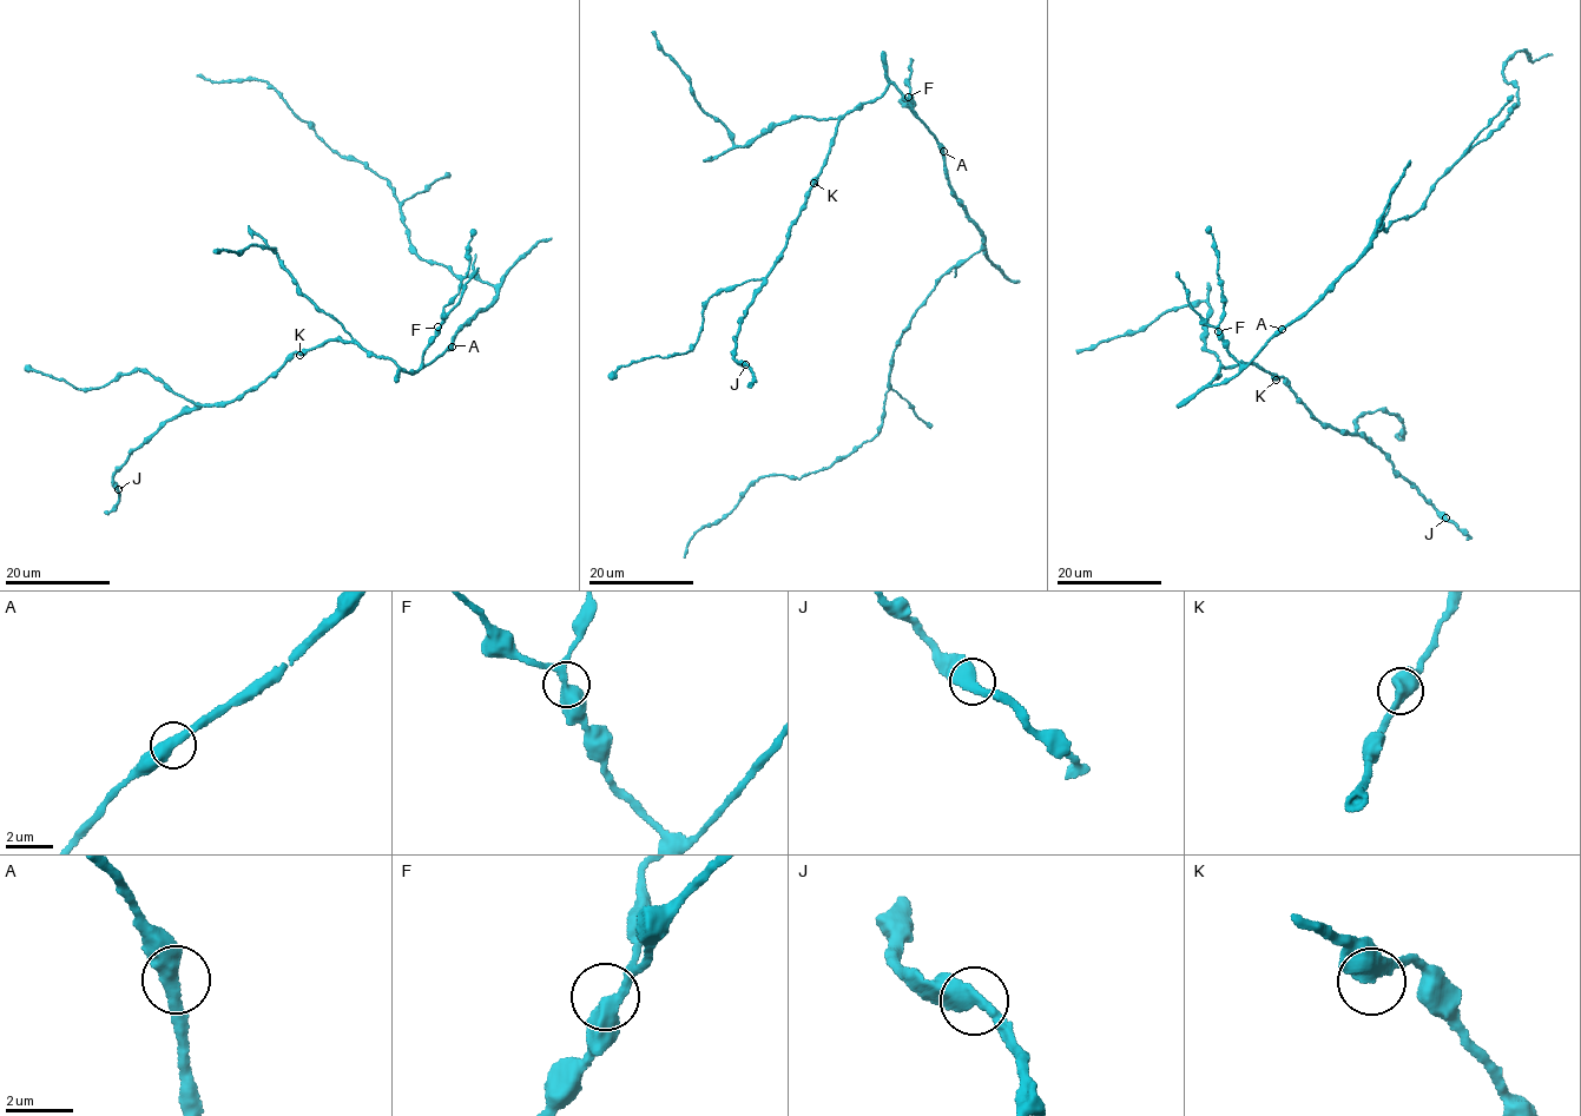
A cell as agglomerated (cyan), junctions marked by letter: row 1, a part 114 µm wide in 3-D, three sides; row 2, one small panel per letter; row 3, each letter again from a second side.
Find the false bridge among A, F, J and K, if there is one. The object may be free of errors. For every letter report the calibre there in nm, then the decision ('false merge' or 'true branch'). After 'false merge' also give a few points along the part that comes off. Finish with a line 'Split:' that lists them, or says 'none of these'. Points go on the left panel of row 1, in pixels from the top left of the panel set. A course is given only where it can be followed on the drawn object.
A: 460 nm thick; true branch
F: 480 nm thick; true branch
J: 480 nm thick; true branch
K: 440 nm thick; true branch
Split: none of these

